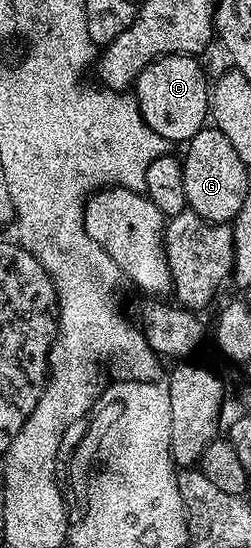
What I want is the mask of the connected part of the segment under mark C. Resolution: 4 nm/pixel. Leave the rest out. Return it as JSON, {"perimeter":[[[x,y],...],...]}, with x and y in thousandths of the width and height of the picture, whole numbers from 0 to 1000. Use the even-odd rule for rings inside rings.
{"perimeter":[[[649,100],[618,108],[542,141],[530,172],[554,186],[554,204],[610,235],[641,243],[669,263],[741,263],[805,232],[833,224],[833,144],[797,109],[773,100]]]}

